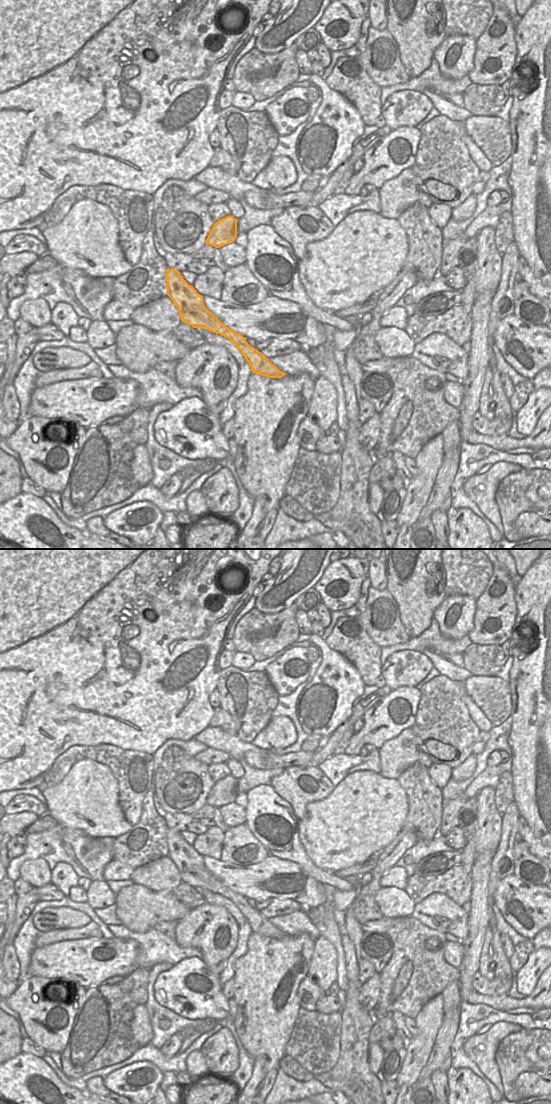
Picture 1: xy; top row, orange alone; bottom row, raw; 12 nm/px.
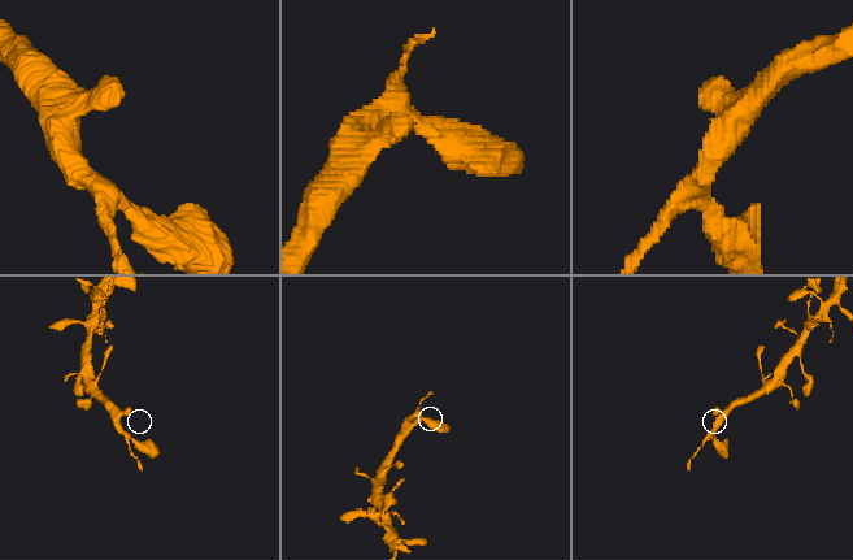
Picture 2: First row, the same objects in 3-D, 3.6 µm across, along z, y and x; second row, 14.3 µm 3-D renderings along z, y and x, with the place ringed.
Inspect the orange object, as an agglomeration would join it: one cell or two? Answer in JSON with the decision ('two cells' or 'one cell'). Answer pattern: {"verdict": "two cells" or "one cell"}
{"verdict": "one cell"}

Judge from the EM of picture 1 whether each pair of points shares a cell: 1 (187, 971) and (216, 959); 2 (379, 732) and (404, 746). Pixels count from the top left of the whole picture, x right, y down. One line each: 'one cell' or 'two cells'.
1: two cells
2: two cells

